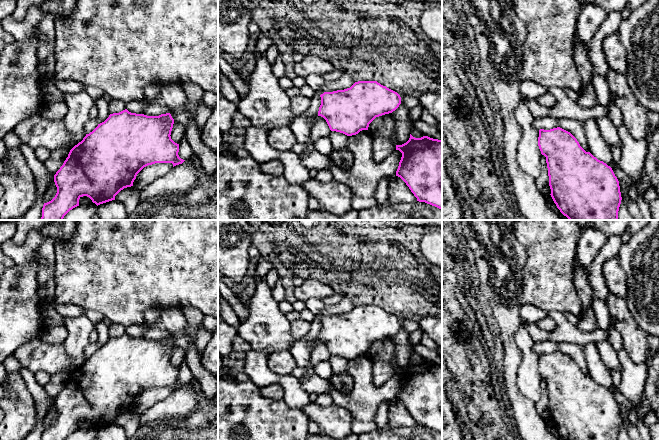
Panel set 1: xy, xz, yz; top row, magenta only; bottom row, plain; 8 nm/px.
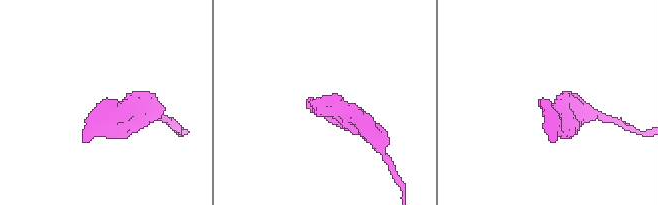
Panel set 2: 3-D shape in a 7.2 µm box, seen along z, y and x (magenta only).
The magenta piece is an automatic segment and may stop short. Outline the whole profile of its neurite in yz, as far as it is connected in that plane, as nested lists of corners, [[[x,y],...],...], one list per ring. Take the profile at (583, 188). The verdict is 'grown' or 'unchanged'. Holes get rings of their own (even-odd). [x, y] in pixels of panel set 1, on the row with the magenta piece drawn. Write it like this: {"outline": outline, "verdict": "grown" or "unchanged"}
{"outline": [[[557,127],[539,130],[538,146],[546,157],[551,197],[569,220],[618,220],[619,181],[612,168],[586,152],[568,131]]], "verdict": "unchanged"}

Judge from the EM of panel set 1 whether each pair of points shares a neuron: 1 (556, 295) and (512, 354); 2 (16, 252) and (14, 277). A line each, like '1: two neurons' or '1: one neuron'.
1: two neurons
2: two neurons

